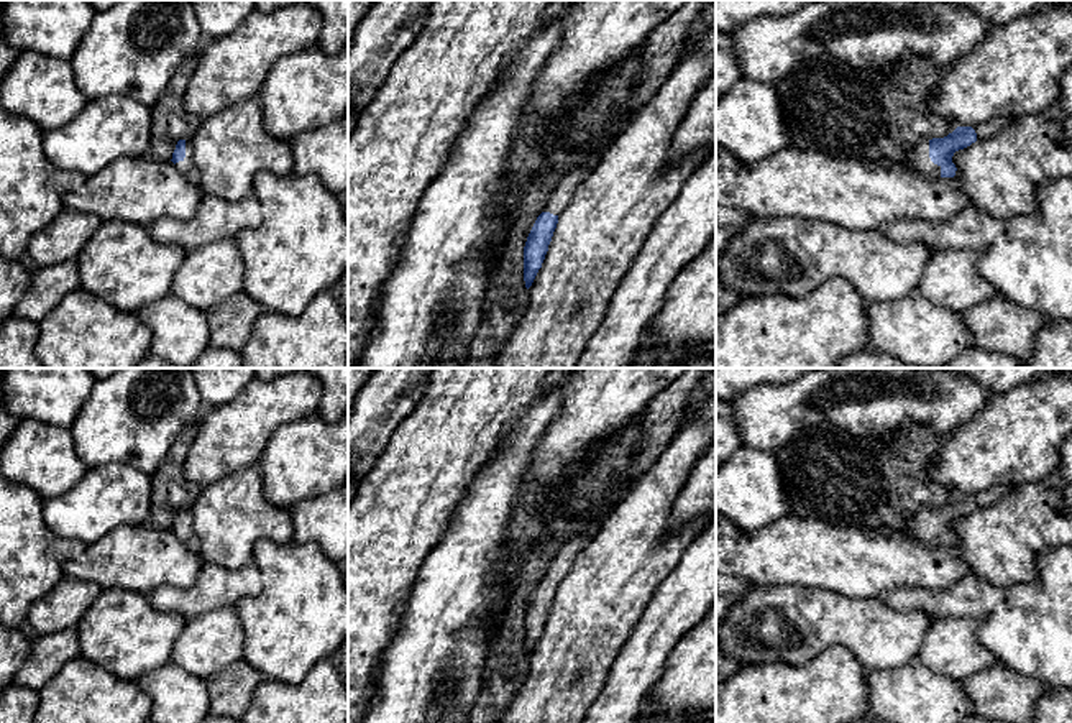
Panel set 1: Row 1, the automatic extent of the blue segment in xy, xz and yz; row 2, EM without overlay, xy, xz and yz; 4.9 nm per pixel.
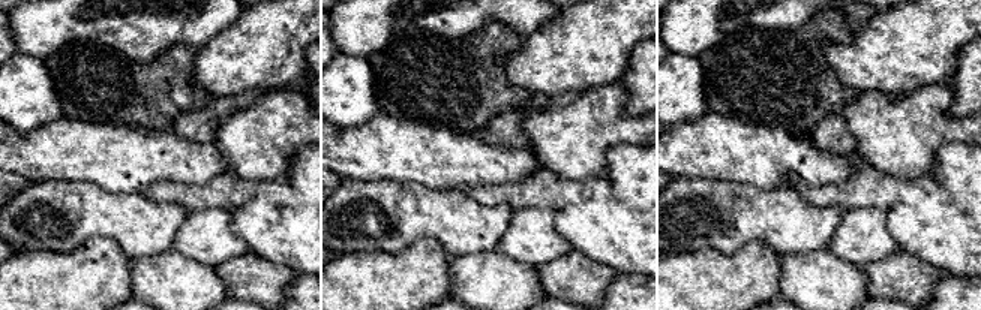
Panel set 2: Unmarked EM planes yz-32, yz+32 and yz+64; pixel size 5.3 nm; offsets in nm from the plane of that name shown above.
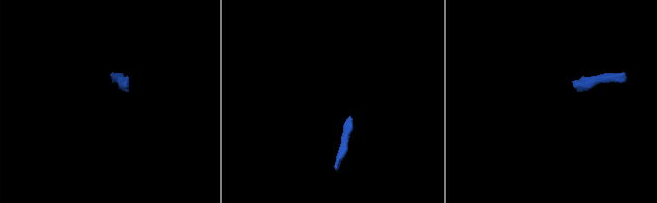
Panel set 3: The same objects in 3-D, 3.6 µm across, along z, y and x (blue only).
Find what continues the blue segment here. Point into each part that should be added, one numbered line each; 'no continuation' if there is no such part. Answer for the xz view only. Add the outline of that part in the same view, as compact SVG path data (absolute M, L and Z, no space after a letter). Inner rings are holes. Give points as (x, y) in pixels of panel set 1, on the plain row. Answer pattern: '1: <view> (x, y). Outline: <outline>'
1: xz (662, 418). Outline: M686 368L681 376L662 389L648 404L642 419L644 437L632 470L621 480L621 498L606 501L594 523L566 541L553 557L543 580L561 583L575 557L589 544L604 516L624 498L630 485L648 470L680 427L686 403L708 368Z

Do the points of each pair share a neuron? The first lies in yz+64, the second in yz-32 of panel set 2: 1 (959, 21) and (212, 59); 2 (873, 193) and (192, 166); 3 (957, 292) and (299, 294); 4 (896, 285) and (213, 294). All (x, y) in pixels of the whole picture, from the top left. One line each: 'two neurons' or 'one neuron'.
1: one neuron
2: two neurons
3: one neuron
4: two neurons

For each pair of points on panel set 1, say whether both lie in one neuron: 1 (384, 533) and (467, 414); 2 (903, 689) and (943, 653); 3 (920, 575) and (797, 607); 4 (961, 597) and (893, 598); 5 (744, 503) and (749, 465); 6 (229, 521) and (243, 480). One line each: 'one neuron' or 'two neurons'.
1: one neuron
2: two neurons
3: two neurons
4: one neuron
5: one neuron
6: one neuron

